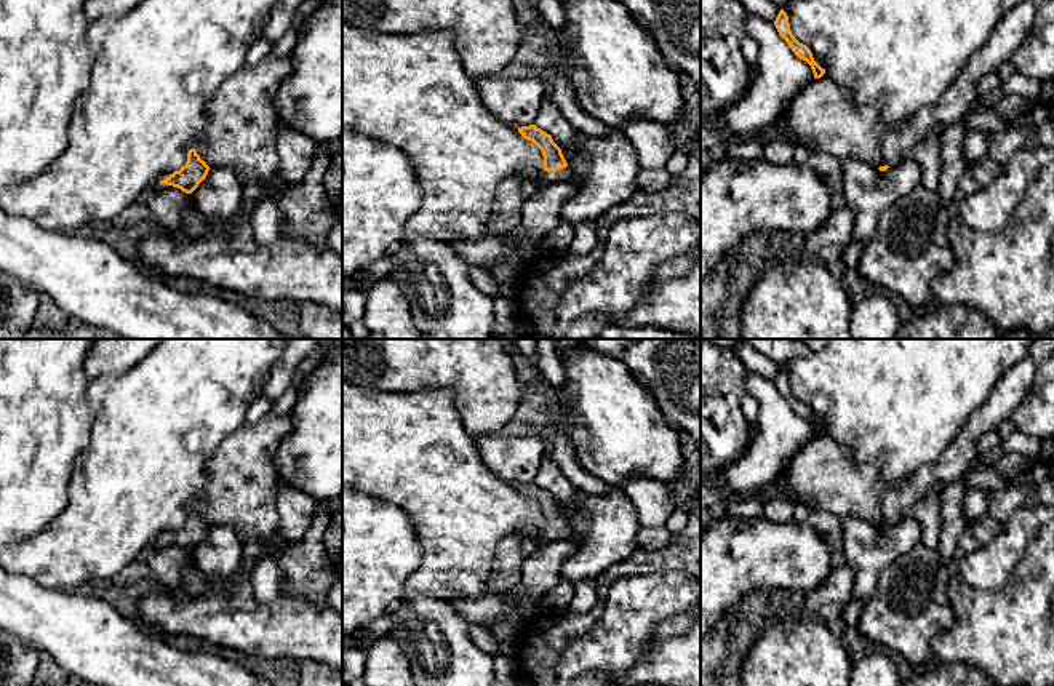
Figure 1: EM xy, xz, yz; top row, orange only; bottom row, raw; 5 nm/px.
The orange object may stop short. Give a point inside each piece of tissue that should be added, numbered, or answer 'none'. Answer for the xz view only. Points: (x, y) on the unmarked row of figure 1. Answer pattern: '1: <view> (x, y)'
1: xz (544, 536)

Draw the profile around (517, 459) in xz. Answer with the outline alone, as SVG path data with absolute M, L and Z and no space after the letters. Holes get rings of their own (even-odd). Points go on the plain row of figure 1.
M473 435L485 465L499 478L515 485L534 483L545 457L545 438L533 435Z

